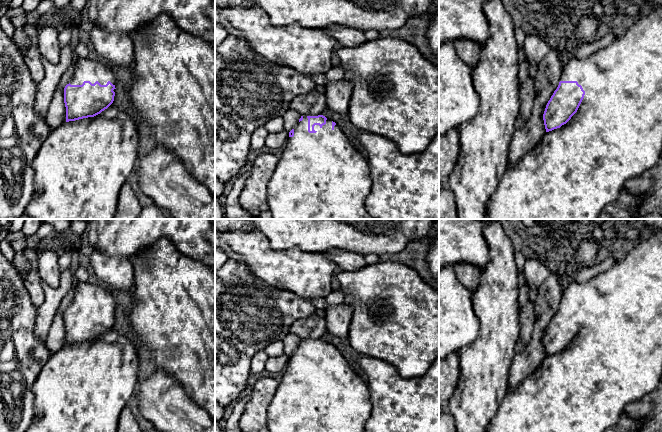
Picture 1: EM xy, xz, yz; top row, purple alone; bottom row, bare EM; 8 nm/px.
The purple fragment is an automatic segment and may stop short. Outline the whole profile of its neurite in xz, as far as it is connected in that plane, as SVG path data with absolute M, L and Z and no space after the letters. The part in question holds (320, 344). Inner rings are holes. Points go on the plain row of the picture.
M323 339L301 340L297 349L289 356L284 369L284 375L279 381L278 388L267 411L267 427L269 432L366 432L365 425L372 412L370 391L365 377L359 374L343 357L340 351Z

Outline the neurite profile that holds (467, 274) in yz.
M458 263L454 266L459 281L472 293L476 290L479 282L479 269L469 263Z

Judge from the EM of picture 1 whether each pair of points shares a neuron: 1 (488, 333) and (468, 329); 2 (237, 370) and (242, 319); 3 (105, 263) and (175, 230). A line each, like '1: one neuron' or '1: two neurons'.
1: two neurons
2: one neuron
3: two neurons

